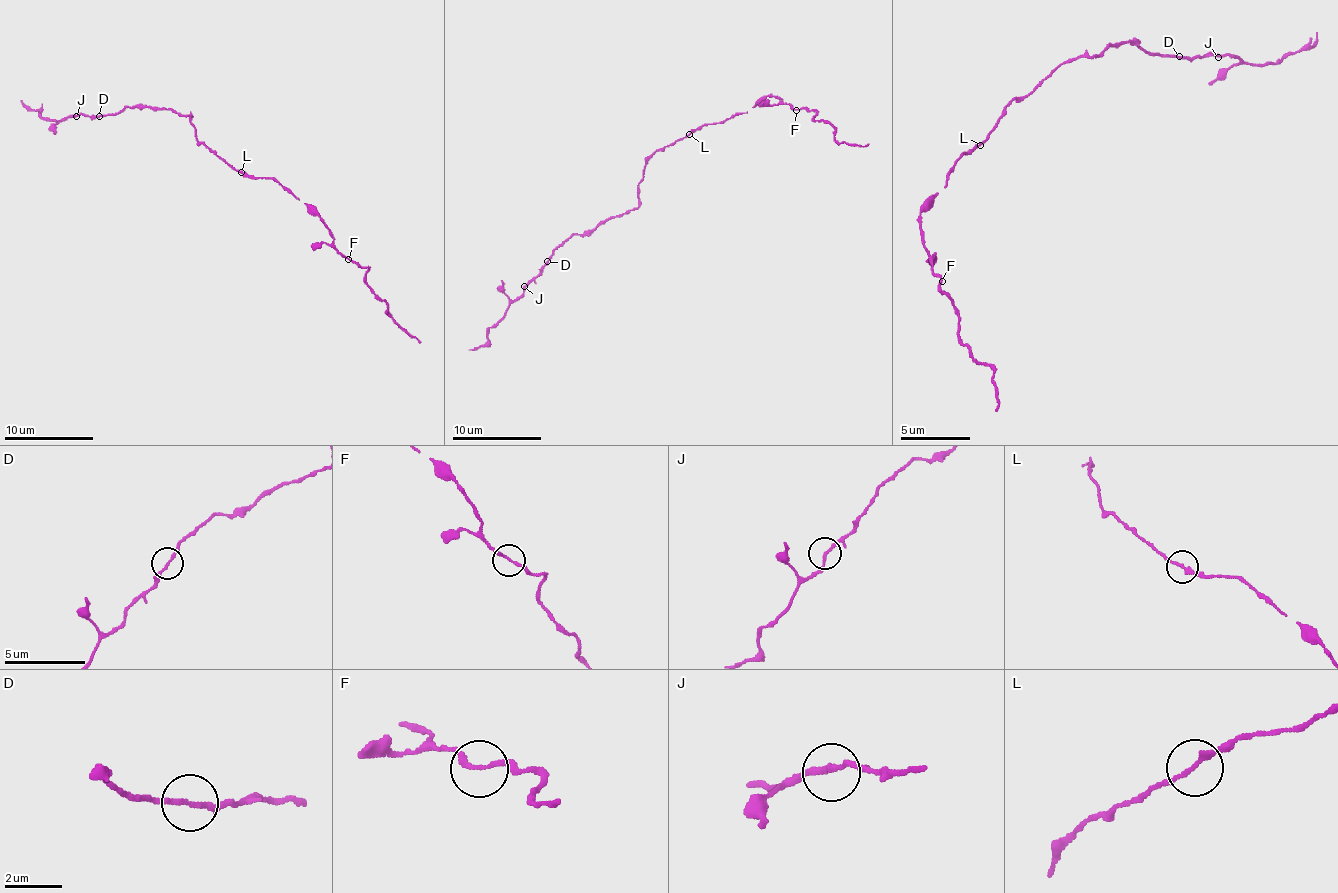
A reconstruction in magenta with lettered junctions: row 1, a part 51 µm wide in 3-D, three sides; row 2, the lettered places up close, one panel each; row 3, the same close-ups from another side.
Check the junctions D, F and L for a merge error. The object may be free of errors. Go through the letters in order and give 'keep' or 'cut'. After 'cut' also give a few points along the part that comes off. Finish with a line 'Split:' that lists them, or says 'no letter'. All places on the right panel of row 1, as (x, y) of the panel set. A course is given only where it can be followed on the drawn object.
D: keep
F: keep
L: keep
Split: no letter

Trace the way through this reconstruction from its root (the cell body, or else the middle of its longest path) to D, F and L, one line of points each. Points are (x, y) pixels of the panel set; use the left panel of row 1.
D: (217, 154), (196, 139), (196, 130), (190, 116), (172, 110), (123, 108), (116, 114), (98, 116)
F: (217, 154), (248, 175), (275, 177), (319, 217), (333, 239), (333, 246), (348, 259)
L: (217, 154), (241, 172)

